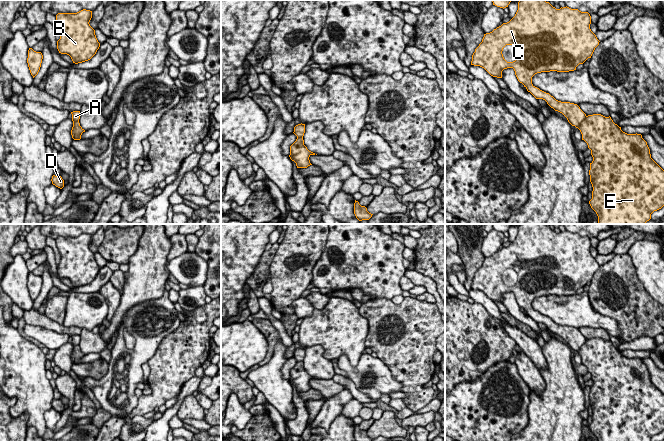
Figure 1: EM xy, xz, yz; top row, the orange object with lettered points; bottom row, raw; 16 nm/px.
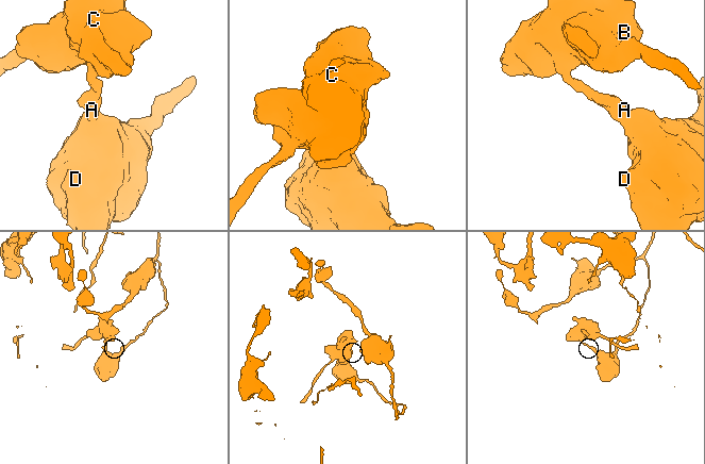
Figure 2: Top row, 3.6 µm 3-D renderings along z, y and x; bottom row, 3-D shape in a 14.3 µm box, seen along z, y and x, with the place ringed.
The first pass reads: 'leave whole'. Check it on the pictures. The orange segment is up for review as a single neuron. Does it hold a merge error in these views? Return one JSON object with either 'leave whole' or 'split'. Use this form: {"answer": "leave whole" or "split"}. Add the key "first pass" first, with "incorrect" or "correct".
{"first pass": "incorrect", "answer": "split"}

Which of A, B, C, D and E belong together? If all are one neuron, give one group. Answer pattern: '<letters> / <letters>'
A B C / D E

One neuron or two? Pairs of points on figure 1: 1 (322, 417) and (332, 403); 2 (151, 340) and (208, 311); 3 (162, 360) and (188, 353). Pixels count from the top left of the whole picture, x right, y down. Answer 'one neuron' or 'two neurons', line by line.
1: one neuron
2: two neurons
3: one neuron

